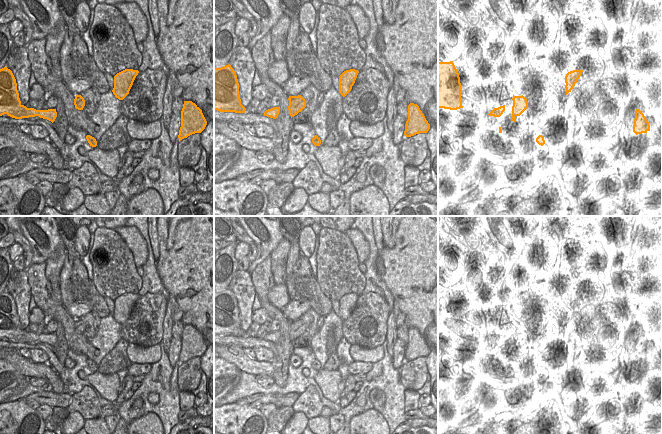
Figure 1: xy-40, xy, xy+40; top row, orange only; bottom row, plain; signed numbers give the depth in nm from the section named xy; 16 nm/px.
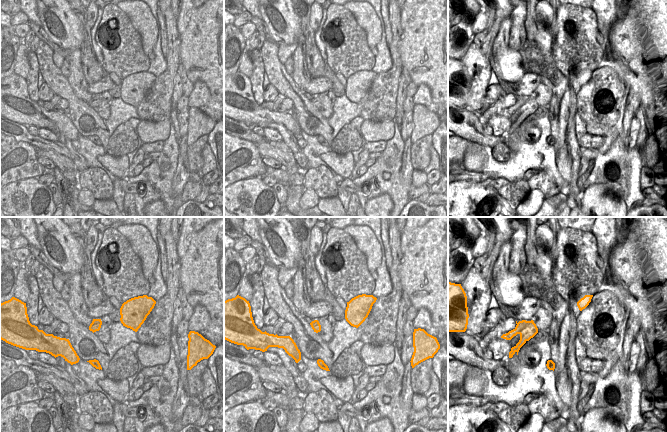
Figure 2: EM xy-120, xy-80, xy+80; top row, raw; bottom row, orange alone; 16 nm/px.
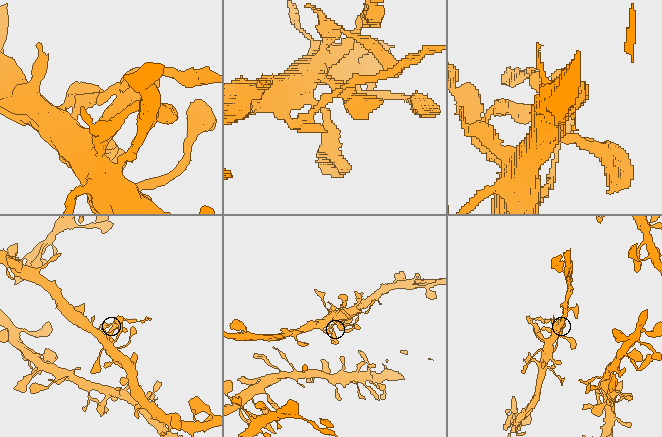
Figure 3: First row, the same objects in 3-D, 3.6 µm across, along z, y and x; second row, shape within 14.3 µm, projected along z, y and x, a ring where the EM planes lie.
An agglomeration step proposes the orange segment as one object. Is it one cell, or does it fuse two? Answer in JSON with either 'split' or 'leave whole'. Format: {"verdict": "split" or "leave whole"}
{"verdict": "split"}

